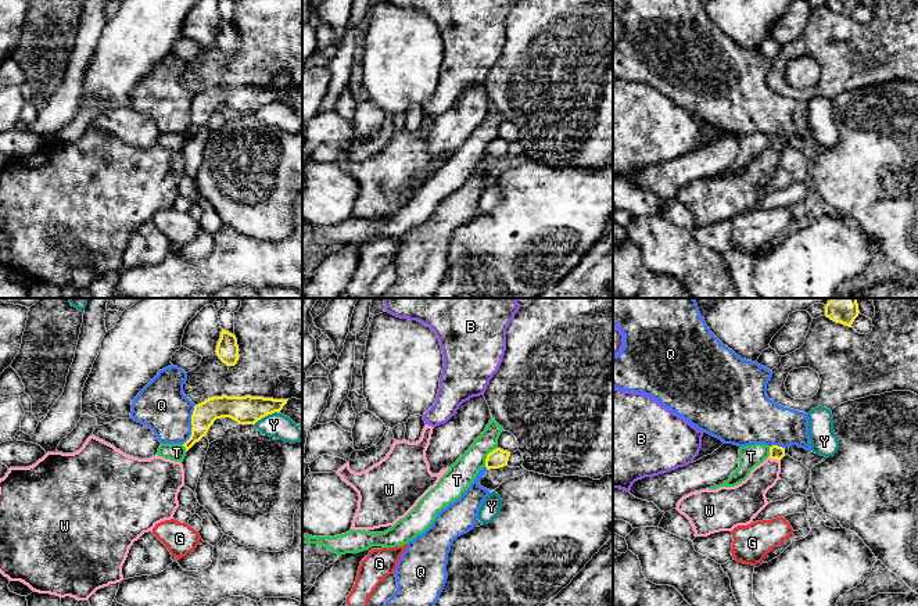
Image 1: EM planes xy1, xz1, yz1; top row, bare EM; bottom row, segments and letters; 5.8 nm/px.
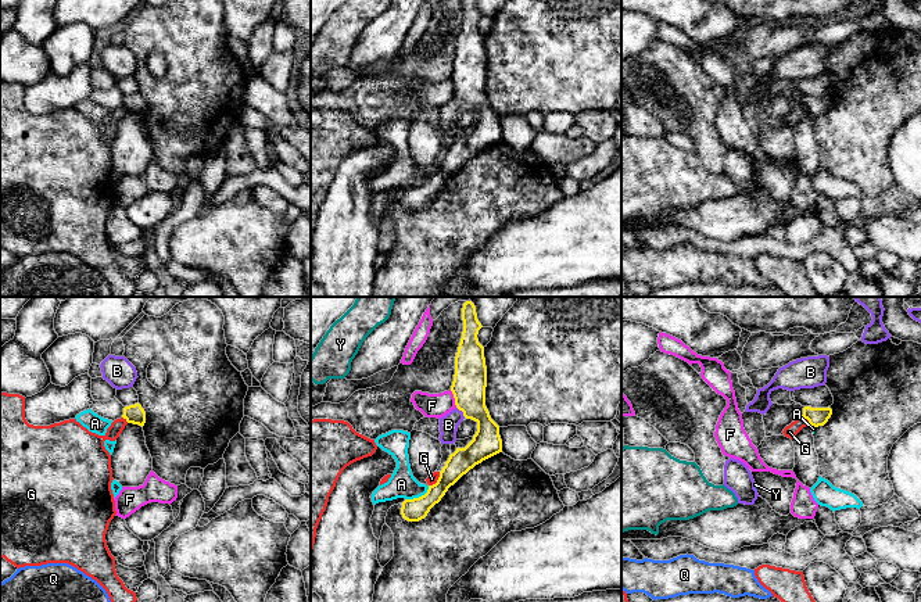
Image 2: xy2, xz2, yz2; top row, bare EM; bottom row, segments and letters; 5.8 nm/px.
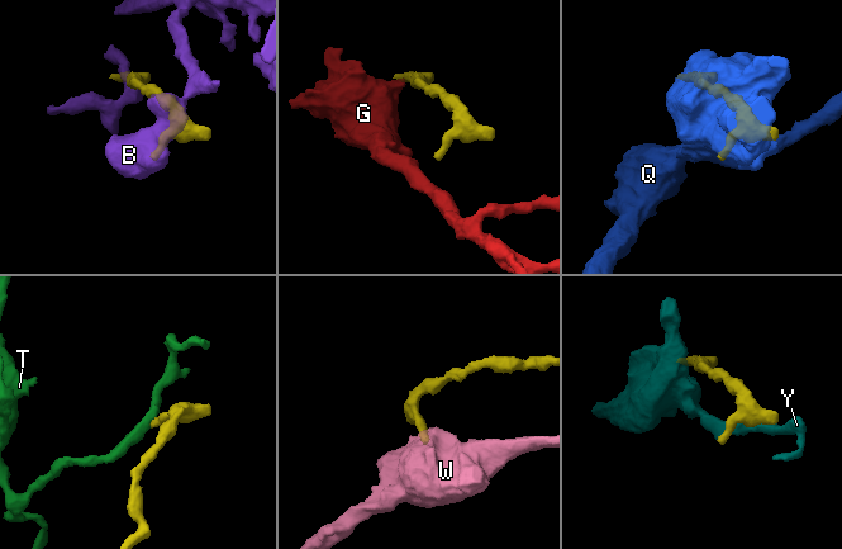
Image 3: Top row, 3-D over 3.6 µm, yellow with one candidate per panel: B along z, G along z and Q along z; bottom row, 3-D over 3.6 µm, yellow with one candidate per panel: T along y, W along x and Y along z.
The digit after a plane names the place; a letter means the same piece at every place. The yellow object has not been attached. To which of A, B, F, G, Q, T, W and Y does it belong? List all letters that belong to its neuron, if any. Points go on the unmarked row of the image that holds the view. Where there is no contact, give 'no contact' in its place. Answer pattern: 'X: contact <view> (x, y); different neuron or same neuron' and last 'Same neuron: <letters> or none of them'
A: contact xz2 (419, 186); different neuron
B: contact xz2 (462, 100); different neuron
F: contact xz2 (454, 86); different neuron
G: contact xz2 (437, 169); different neuron
Q: contact xy1 (192, 114); different neuron
T: contact xz1 (487, 144); different neuron
W: contact yz1 (774, 147); same neuron
Y: contact xy1 (265, 104); different neuron
Same neuron: W

